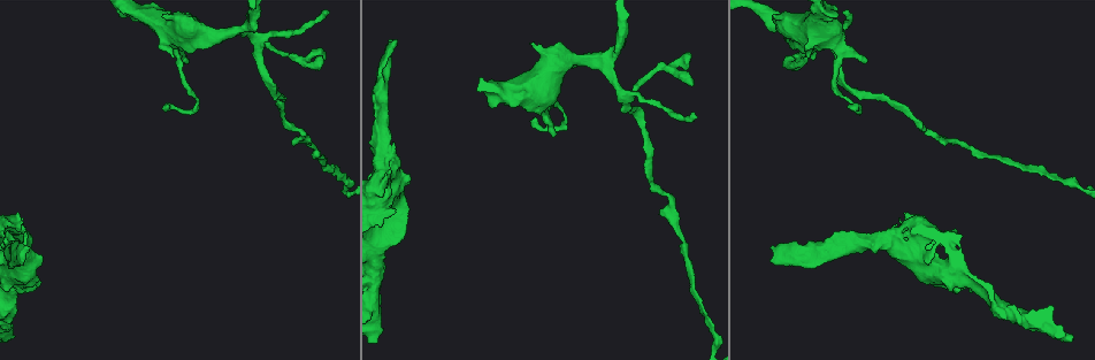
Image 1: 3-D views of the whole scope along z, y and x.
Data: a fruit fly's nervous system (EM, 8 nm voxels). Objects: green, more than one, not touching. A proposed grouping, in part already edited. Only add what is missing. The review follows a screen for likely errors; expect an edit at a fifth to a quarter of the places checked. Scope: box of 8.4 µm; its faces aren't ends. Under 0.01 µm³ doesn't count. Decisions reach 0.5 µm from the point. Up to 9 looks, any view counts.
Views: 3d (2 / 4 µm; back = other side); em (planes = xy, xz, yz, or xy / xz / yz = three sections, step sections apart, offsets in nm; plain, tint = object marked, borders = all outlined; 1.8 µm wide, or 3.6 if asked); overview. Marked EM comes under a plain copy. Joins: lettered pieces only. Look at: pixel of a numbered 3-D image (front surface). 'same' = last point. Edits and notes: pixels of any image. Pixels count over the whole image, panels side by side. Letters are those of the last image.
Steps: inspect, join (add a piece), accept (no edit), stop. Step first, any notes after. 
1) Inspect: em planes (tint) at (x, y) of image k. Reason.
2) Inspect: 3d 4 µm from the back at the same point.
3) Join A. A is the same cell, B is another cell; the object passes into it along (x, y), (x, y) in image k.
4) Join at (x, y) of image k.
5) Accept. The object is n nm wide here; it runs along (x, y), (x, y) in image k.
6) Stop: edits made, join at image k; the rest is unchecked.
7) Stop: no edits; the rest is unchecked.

Inspect: 3d 2 µm from the back at (186, 61) of image 1.

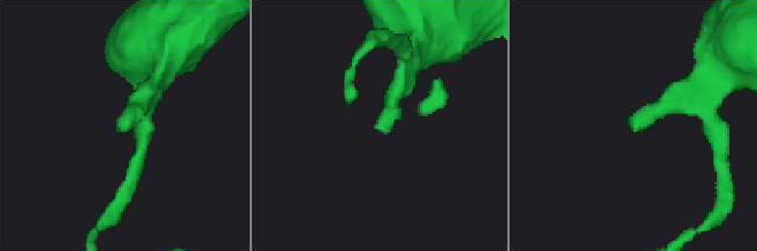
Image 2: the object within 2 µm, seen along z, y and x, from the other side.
Inspect: em planes (borders) at (385, 134) of image 2. Now the EM.

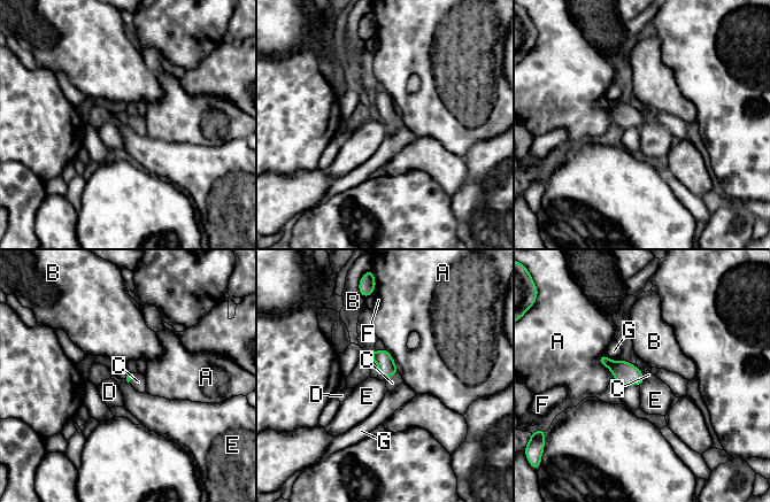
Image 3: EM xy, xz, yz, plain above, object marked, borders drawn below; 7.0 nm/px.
Join C. C is the same cell, A, B, D, E, F and G are other cells; the object passes into it along (383, 358), (391, 376), (392, 383) in image 3; it goes on there.

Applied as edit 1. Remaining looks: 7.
Inspect: overview. See it whole again.

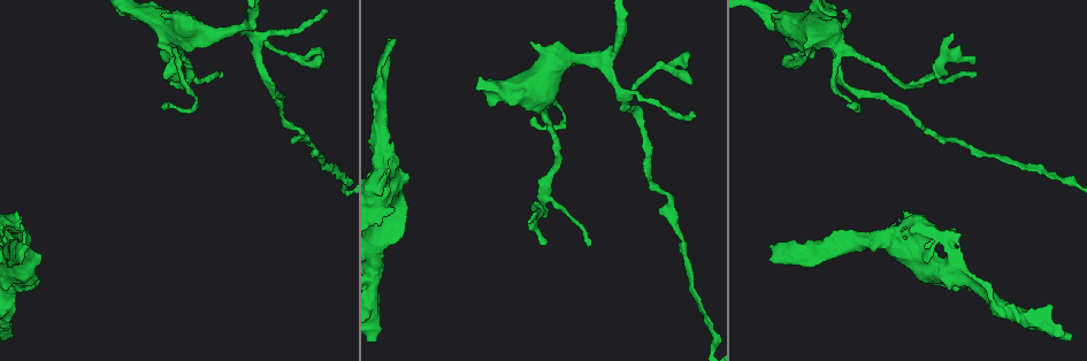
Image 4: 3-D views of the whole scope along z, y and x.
Inspect: em planes (borders) at (394, 211) of image 4. An open end.

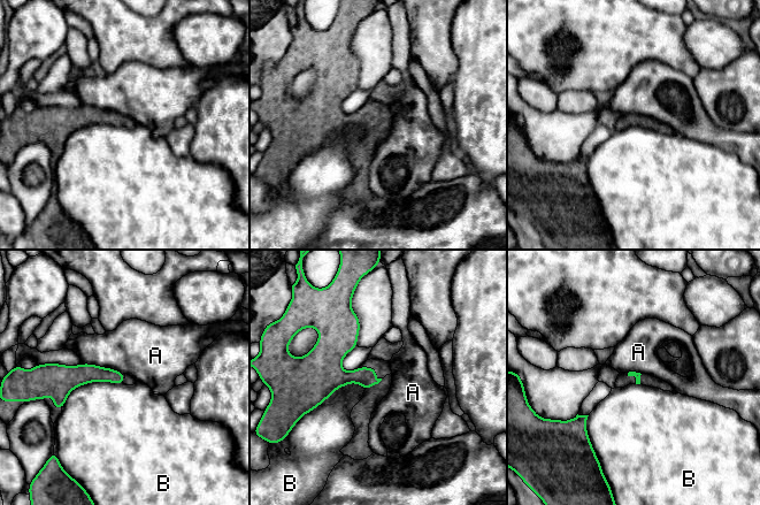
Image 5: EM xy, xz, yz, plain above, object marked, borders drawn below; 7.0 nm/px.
Accept. A and B are other cells; no lettered piece goes on from it.

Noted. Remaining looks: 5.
Inspect: 3d 4 µm at (393, 38) of image 4. Branch stops here.

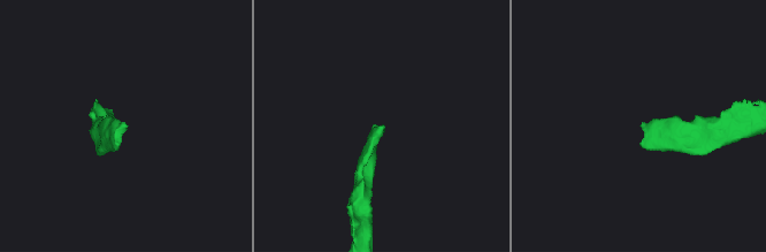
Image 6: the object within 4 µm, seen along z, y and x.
Inspect: em yz step 16 (borders) at (382, 125) of image 6.

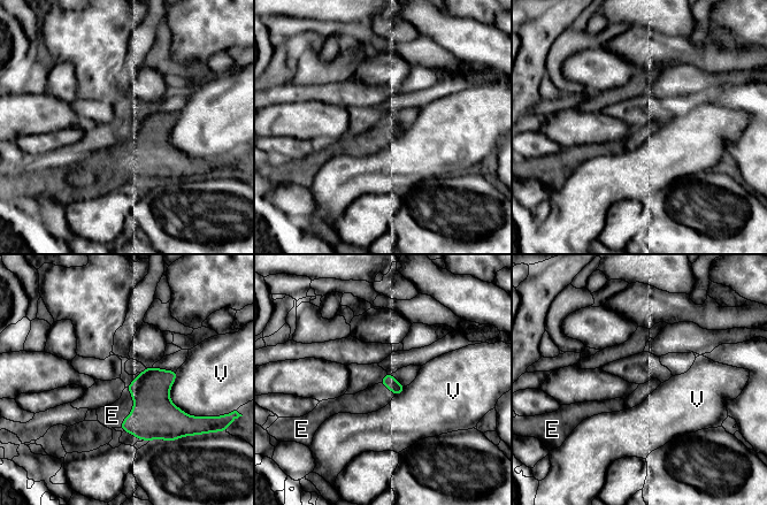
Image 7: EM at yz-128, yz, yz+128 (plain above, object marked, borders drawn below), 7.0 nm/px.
Join E. E is the same cell, V is another cell; it goes on there.

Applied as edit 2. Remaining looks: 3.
Inspect: overview.

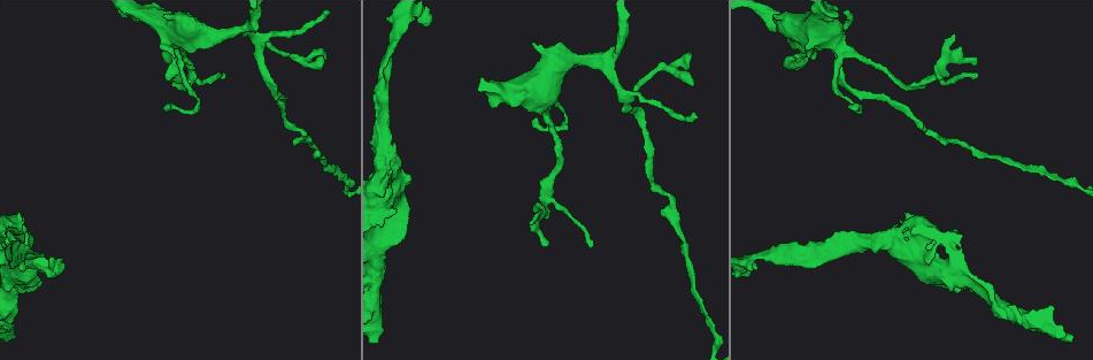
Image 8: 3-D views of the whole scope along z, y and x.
Inspect: em xz step 4 (borders) at (259, 41) of image 8. Sharp bend.

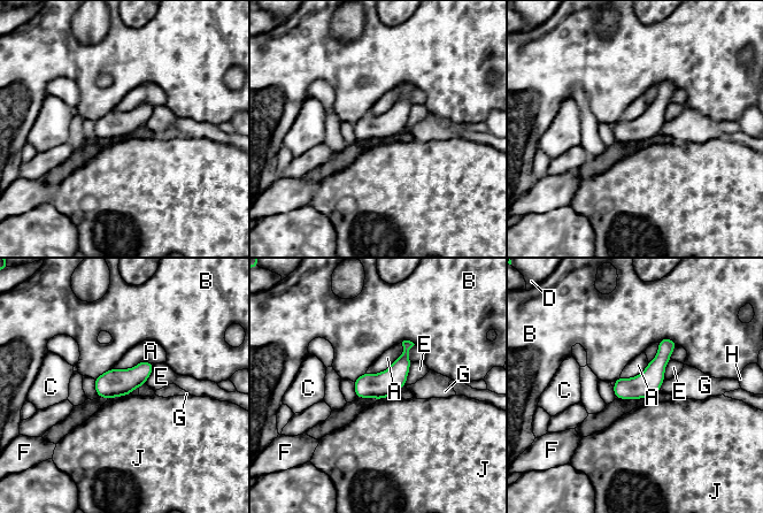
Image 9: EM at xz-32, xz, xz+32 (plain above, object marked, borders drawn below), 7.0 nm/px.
Accept. The object is 180 nm wide here; A, B, C, D, E, F, G, H and J are other cells; a border runs along (130, 393), (108, 399) in image 9; none of them fits.

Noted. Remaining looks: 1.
Stop: edits made, join at image 3, join at image 7; the rest is unchecked.

